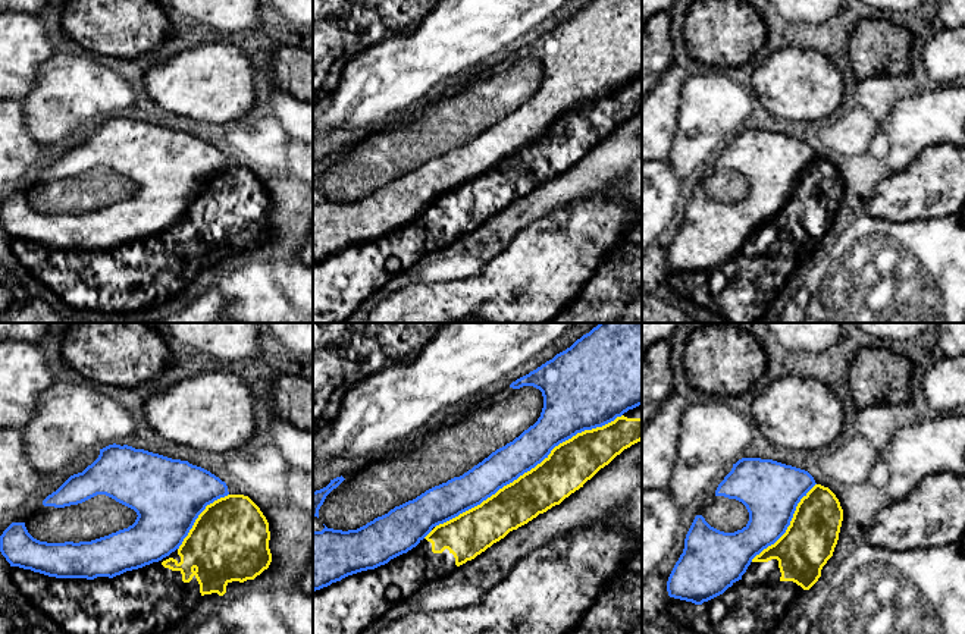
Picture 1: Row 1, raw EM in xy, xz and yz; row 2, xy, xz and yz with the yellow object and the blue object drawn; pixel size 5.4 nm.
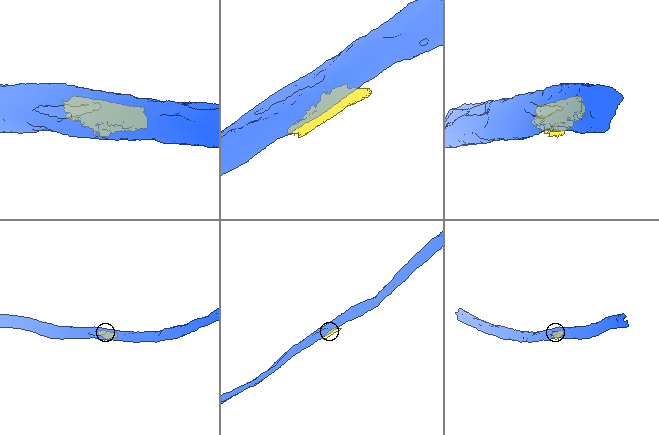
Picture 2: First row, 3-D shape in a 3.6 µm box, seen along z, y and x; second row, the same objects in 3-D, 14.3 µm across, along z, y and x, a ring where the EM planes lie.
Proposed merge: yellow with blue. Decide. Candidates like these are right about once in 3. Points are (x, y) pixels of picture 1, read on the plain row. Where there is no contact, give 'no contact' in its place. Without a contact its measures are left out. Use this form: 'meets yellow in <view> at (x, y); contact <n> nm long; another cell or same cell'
meets yellow in xz at (528, 143); contact 1200 nm long; another cell

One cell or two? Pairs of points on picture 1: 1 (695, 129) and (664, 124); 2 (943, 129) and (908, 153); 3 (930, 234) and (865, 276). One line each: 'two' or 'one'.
1: two
2: one
3: one

